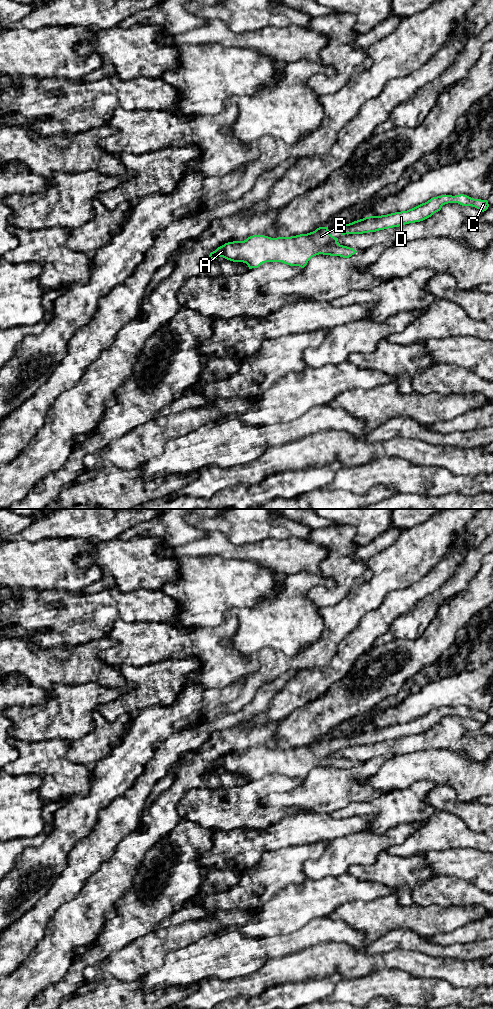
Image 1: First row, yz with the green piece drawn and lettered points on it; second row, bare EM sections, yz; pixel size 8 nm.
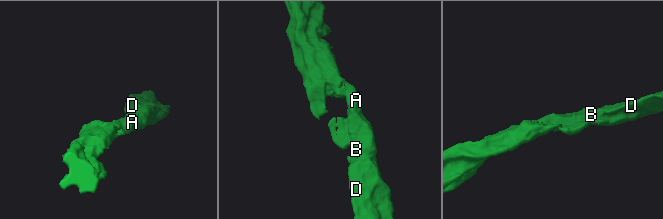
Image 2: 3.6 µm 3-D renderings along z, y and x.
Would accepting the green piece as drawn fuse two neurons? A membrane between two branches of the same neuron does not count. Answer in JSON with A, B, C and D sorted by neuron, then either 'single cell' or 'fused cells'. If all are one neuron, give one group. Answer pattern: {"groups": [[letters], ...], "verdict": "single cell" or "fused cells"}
{"groups": [["A", "B", "C", "D"]], "verdict": "single cell"}

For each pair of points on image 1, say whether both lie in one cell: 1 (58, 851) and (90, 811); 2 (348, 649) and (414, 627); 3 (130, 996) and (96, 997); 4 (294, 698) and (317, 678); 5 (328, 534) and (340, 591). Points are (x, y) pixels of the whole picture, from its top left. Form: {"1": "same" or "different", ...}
{"1": "same", "2": "different", "3": "same", "4": "same", "5": "same"}

